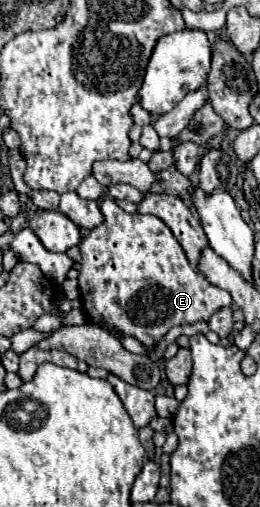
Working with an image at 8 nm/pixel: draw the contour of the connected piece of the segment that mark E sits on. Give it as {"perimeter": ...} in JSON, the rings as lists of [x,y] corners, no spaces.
{"perimeter":[[[106,197],[100,205],[104,213],[104,223],[92,229],[80,243],[80,299],[88,319],[104,319],[106,325],[118,329],[122,335],[136,337],[142,345],[152,347],[162,335],[166,335],[174,325],[208,321],[218,309],[230,307],[232,297],[228,291],[206,281],[204,275],[196,273],[180,243],[168,229],[168,225],[154,215],[130,215],[118,207],[112,197]]]}

